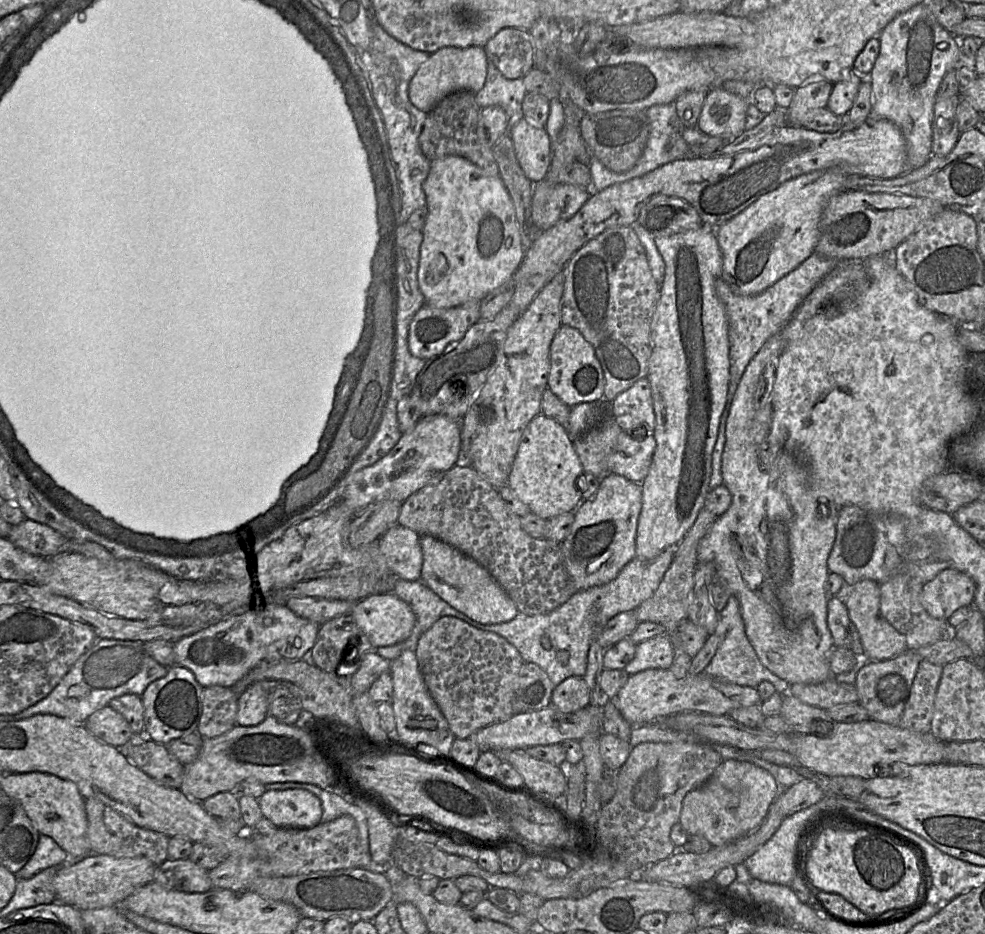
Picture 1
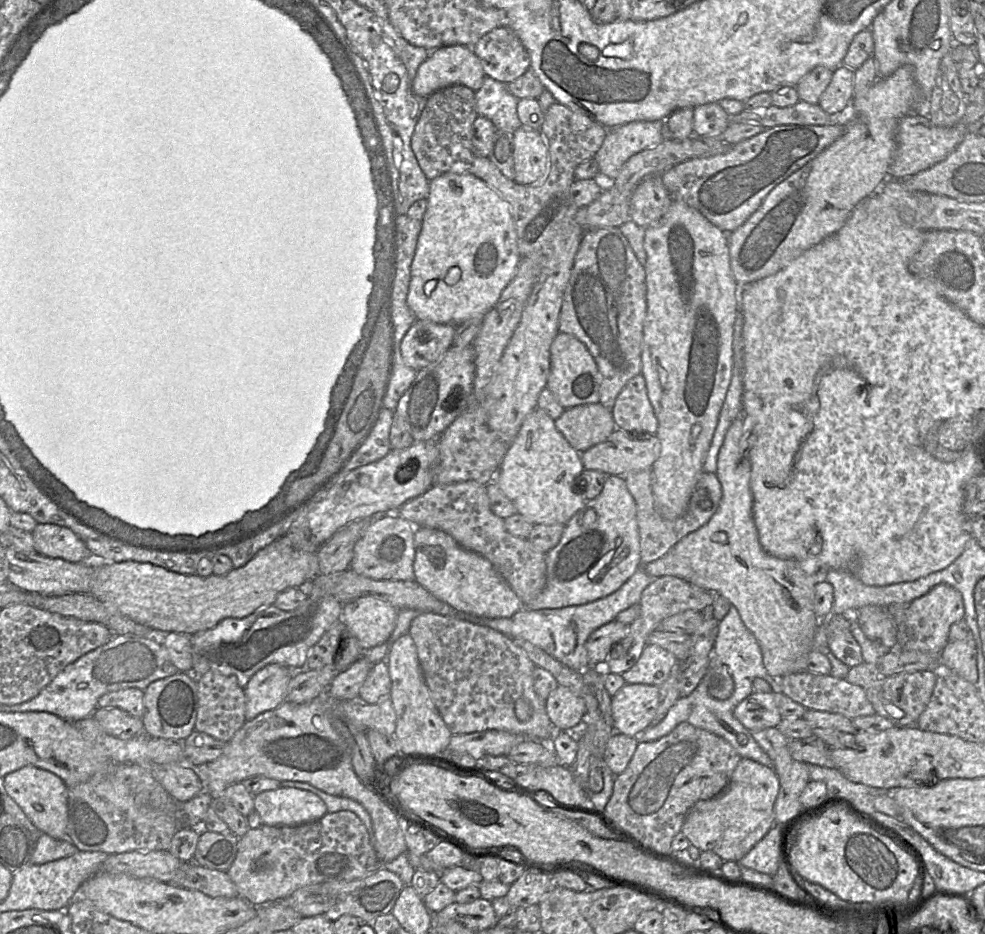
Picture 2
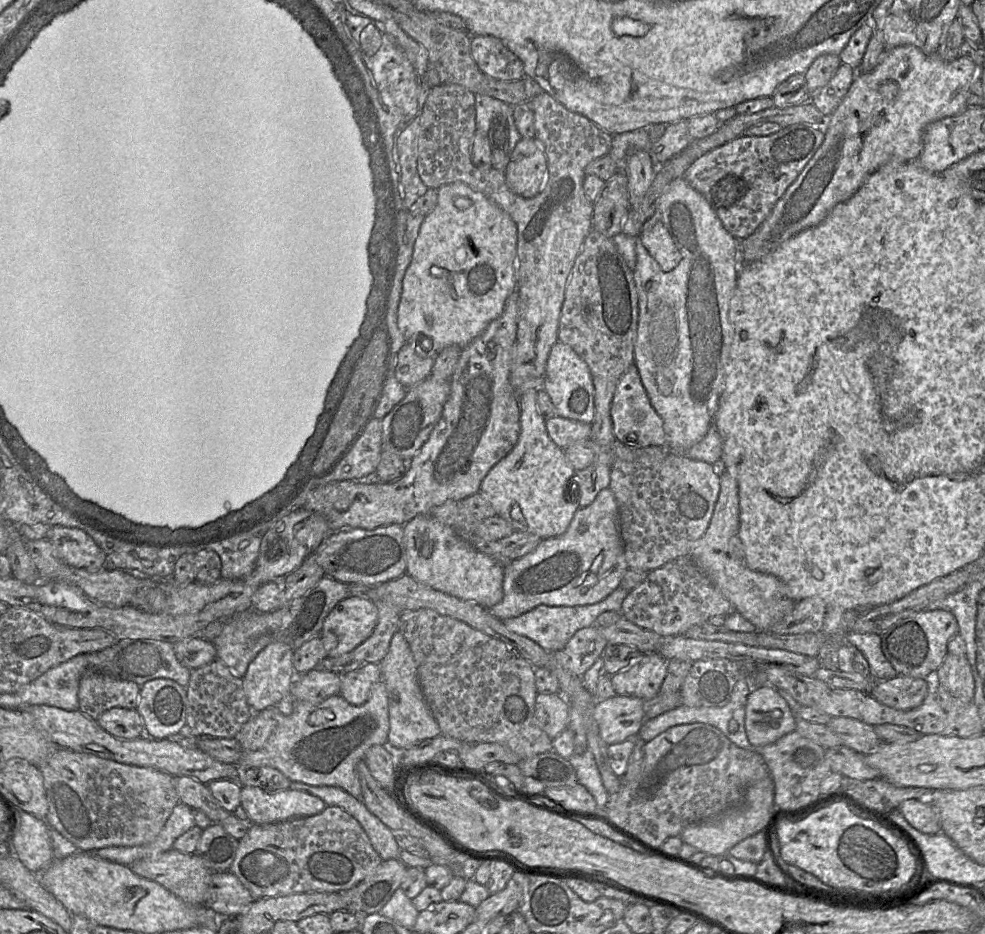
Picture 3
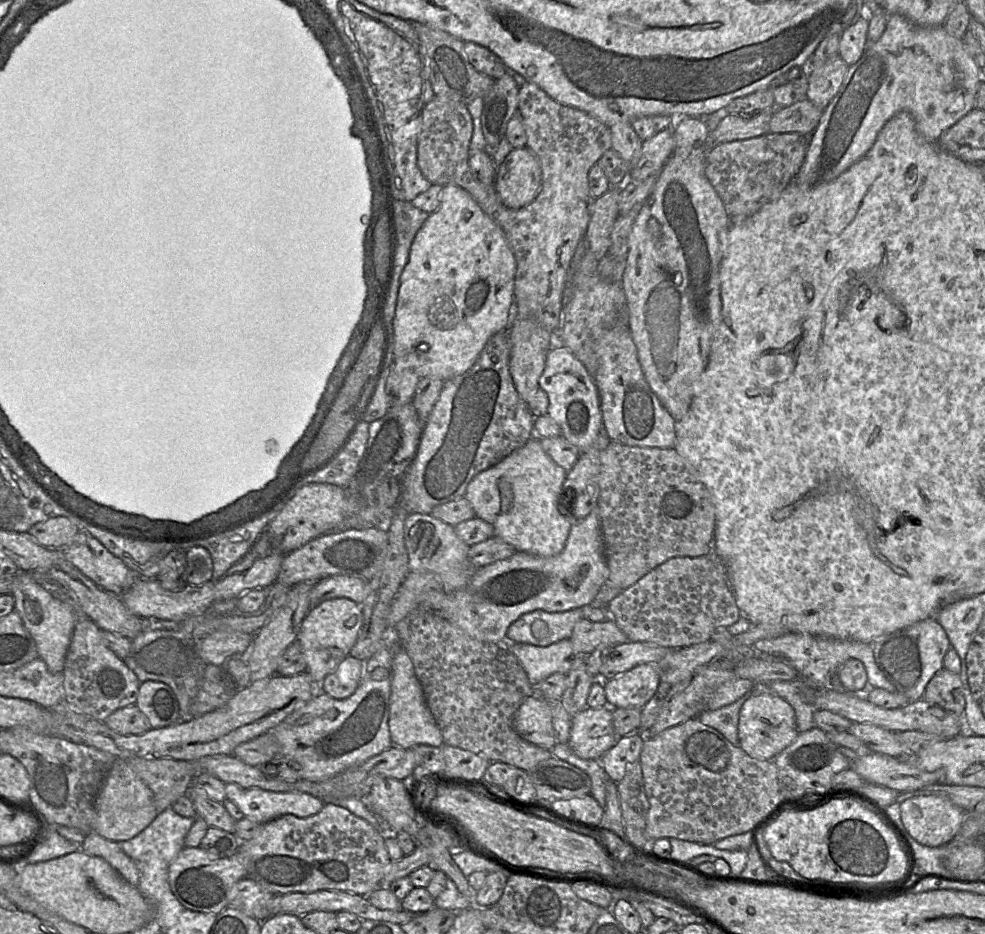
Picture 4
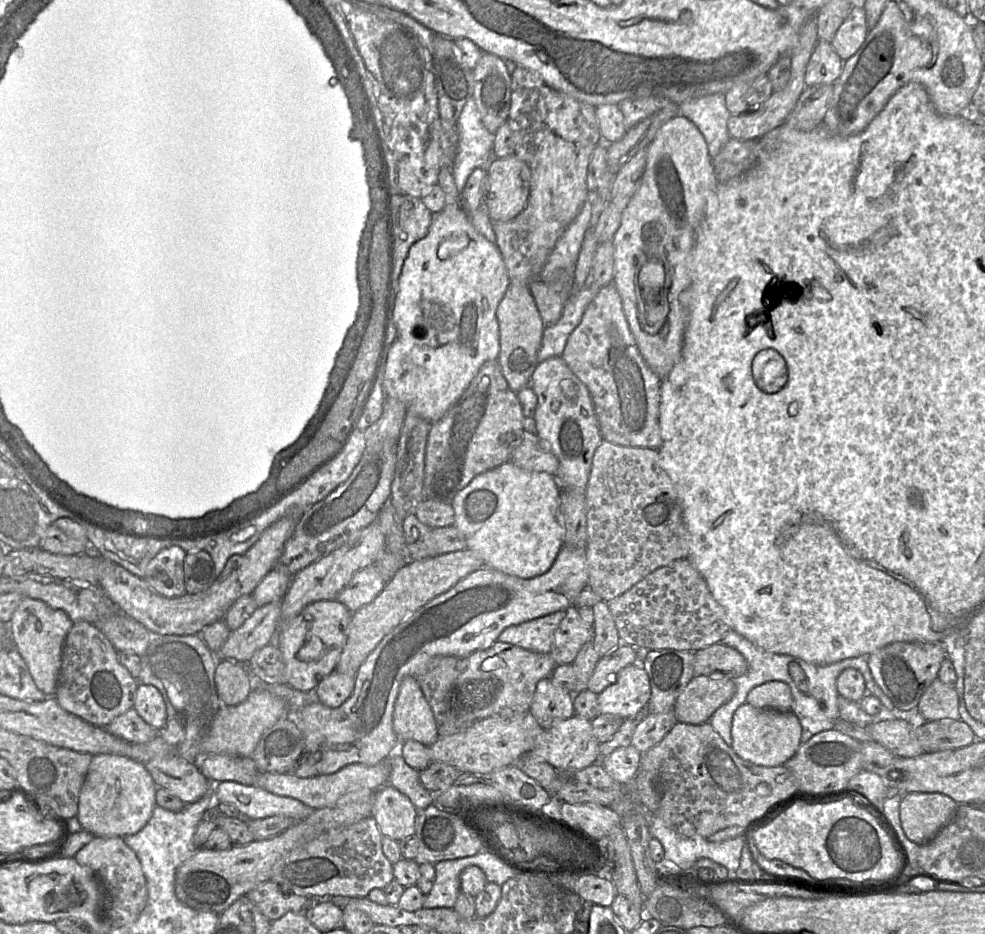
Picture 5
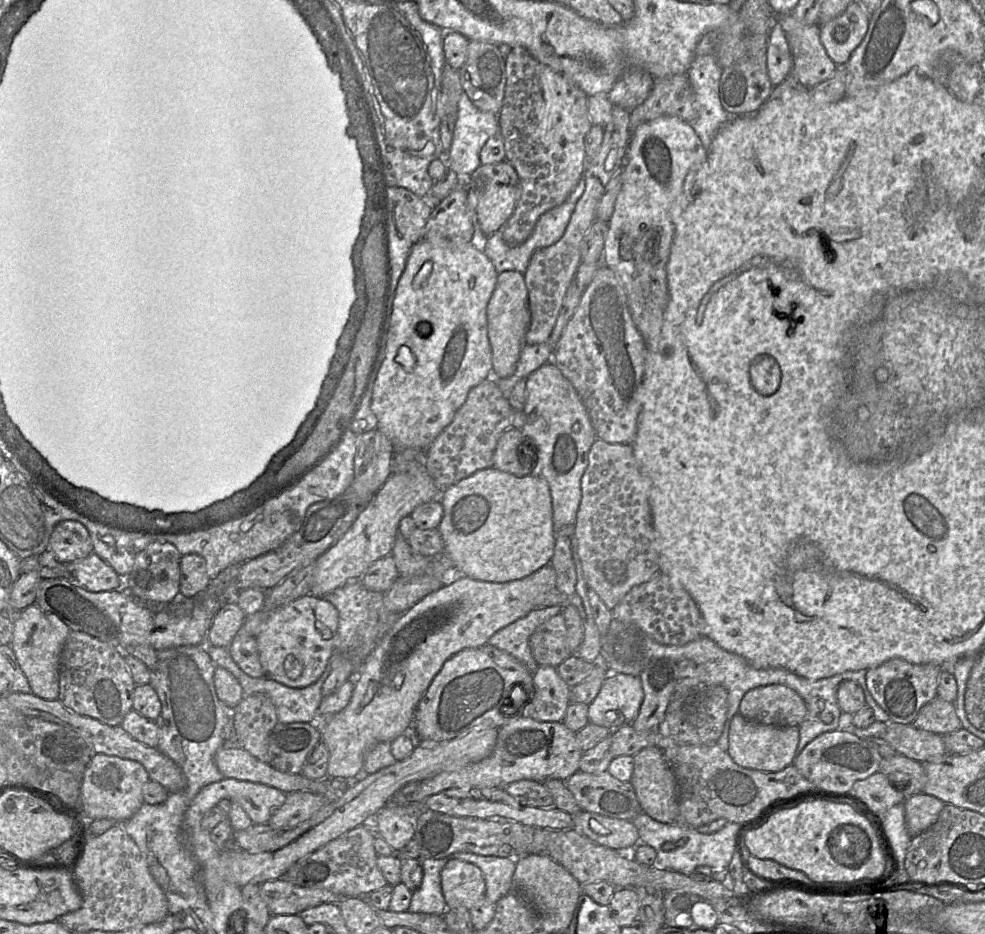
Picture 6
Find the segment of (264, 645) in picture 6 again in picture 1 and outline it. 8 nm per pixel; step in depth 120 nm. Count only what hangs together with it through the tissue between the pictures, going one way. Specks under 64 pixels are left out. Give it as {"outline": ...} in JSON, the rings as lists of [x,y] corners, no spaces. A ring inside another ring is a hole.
{"outline":[[[394,593],[369,595],[356,602],[350,614],[373,648],[406,640],[415,625],[414,612]]]}

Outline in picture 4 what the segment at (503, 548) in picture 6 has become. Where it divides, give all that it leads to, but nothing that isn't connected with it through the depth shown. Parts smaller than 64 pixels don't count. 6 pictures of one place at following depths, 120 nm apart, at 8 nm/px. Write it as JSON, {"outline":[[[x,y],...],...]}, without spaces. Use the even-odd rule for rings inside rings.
{"outline":[[[532,436],[522,447],[474,476],[468,484],[464,498],[471,503],[476,517],[493,525],[494,537],[511,544],[517,552],[551,557],[563,550],[573,524],[571,517],[573,507],[567,508],[560,502],[566,475],[567,471],[556,464],[543,450],[539,438]]]}

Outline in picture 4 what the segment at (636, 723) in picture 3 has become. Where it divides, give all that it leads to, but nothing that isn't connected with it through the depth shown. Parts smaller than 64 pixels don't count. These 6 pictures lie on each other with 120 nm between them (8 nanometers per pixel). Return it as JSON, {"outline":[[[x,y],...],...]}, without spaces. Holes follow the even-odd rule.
{"outline":[[[590,708],[578,712],[571,719],[568,745],[583,759],[600,759],[619,740],[612,722],[613,708]]]}

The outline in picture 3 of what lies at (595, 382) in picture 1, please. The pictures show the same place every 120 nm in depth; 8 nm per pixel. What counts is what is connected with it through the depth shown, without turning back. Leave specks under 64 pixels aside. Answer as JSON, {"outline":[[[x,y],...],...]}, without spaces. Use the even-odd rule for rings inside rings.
{"outline":[[[557,341],[550,350],[541,387],[550,396],[557,416],[592,424],[595,416],[594,385],[587,363],[567,344]]]}

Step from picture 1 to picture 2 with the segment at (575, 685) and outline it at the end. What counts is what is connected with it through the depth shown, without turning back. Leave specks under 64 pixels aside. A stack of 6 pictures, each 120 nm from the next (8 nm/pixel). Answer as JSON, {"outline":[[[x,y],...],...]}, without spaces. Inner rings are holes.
{"outline":[[[559,685],[545,700],[547,715],[555,728],[576,731],[586,720],[586,705],[583,698],[569,688]]]}

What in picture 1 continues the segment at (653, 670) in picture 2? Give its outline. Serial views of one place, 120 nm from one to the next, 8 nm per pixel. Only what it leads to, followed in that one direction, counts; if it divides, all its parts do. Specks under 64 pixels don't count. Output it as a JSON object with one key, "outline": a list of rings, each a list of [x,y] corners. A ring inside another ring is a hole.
{"outline":[[[661,634],[637,644],[634,658],[624,669],[629,675],[647,669],[669,669],[673,660],[671,640],[666,634]]]}

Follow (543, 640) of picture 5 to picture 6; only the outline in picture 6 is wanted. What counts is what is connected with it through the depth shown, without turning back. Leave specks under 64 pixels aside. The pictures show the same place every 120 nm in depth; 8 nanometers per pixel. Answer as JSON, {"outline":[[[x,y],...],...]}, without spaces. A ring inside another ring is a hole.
{"outline":[[[557,605],[535,608],[525,617],[497,631],[489,638],[487,644],[511,654],[534,673],[539,665],[533,658],[529,638],[540,624],[561,611],[562,608]]]}

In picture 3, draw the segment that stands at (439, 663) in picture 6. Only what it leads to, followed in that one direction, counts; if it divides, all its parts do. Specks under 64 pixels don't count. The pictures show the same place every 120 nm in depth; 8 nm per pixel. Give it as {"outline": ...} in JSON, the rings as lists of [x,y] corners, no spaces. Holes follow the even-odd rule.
{"outline":[[[609,487],[601,490],[595,500],[575,513],[567,530],[560,536],[543,539],[528,554],[503,566],[503,598],[489,608],[489,612],[500,620],[520,616],[539,606],[580,606],[597,603],[615,591],[628,565],[618,524],[618,506]],[[381,679],[372,686],[368,700],[360,706],[348,703],[340,695],[333,695],[318,704],[298,701],[289,715],[284,715],[278,707],[253,712],[234,736],[241,745],[240,759],[234,765],[240,770],[270,766],[282,772],[291,781],[313,786],[336,786],[362,800],[356,764],[364,759],[371,746],[388,744],[389,727],[388,693]]]}

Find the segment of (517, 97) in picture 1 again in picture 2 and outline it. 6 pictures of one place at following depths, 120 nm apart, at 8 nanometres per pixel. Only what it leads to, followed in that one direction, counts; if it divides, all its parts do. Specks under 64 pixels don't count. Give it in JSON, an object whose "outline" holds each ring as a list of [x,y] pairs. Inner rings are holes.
{"outline":[[[485,75],[482,86],[475,92],[475,100],[478,115],[491,120],[497,129],[513,134],[522,126],[517,114],[520,99],[507,90],[506,83]]]}

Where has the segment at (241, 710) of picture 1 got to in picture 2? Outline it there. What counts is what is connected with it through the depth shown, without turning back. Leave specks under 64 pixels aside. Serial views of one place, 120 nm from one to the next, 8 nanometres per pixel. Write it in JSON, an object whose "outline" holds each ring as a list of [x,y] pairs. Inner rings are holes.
{"outline":[[[269,664],[256,672],[244,687],[245,719],[251,720],[263,712],[275,709],[286,701],[288,685],[294,674],[295,672],[290,668],[279,664]]]}

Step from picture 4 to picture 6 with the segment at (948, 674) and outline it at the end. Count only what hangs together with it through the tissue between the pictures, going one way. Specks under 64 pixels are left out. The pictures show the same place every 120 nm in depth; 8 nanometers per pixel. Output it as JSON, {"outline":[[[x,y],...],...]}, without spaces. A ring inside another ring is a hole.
{"outline":[[[936,696],[918,712],[913,726],[938,735],[945,735],[962,728],[955,704]]]}

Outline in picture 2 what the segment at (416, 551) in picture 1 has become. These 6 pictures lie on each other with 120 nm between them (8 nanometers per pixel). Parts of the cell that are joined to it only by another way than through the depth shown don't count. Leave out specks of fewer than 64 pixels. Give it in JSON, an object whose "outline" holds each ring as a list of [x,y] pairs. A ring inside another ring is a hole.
{"outline":[[[397,513],[370,519],[370,524],[354,547],[350,569],[375,580],[414,581],[415,526]]]}

